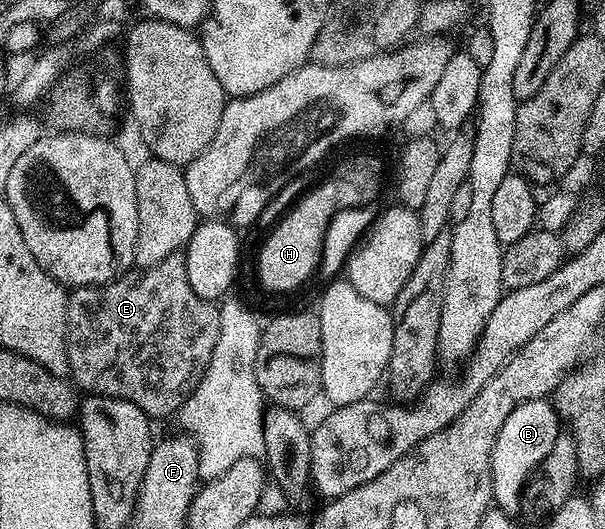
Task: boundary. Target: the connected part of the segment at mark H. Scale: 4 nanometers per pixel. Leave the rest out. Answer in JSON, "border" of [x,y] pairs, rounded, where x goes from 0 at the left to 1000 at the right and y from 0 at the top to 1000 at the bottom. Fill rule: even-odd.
{"border":[[[537,340],[522,346],[504,372],[489,380],[489,389],[458,422],[450,442],[430,471],[430,531],[456,554],[476,554],[502,539],[529,507],[534,454],[540,429],[559,401],[572,393],[572,382],[592,378],[592,361],[569,350],[540,350]]]}

